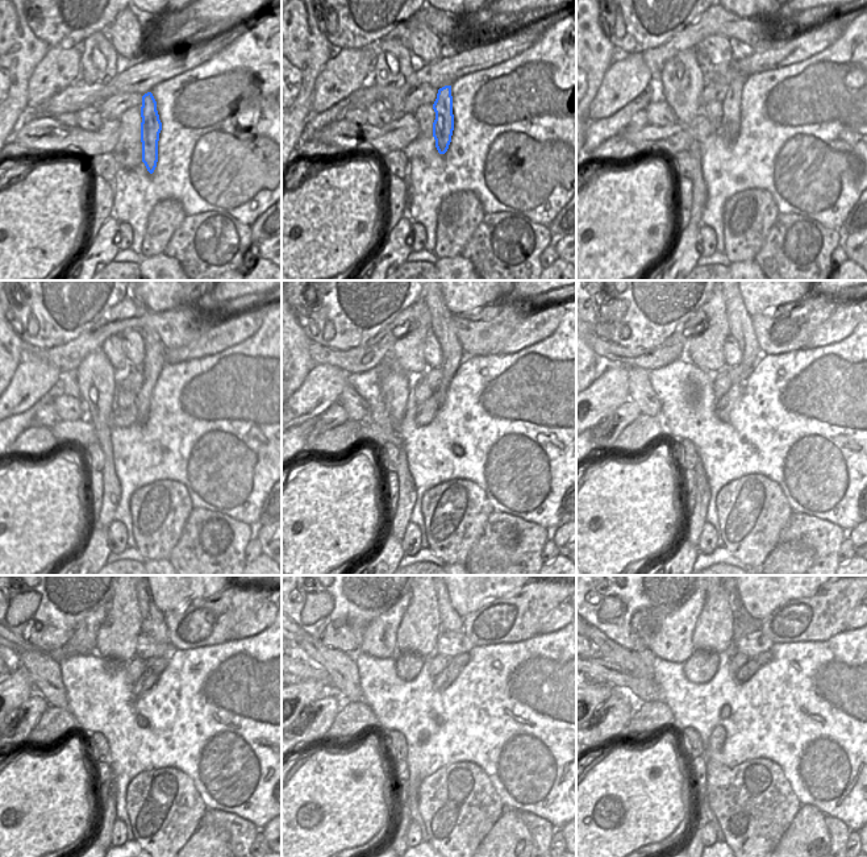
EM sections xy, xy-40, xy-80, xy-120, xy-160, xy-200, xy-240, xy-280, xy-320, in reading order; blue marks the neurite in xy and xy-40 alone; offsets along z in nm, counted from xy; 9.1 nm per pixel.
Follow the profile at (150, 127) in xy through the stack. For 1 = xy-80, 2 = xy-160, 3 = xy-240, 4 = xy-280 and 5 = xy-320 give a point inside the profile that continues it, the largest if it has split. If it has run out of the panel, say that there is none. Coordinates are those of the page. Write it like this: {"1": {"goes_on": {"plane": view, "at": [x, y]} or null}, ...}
{"1": {"goes_on": {"plane": "xy-80", "at": [729, 128]}}, "2": {"goes_on": {"plane": "xy-160", "at": [442, 327]}}, "3": {"goes_on": {"plane": "xy-240", "at": [153, 619]}}, "4": {"goes_on": {"plane": "xy-280", "at": [450, 622]}}, "5": {"goes_on": {"plane": "xy-320", "at": [743, 620]}}}

